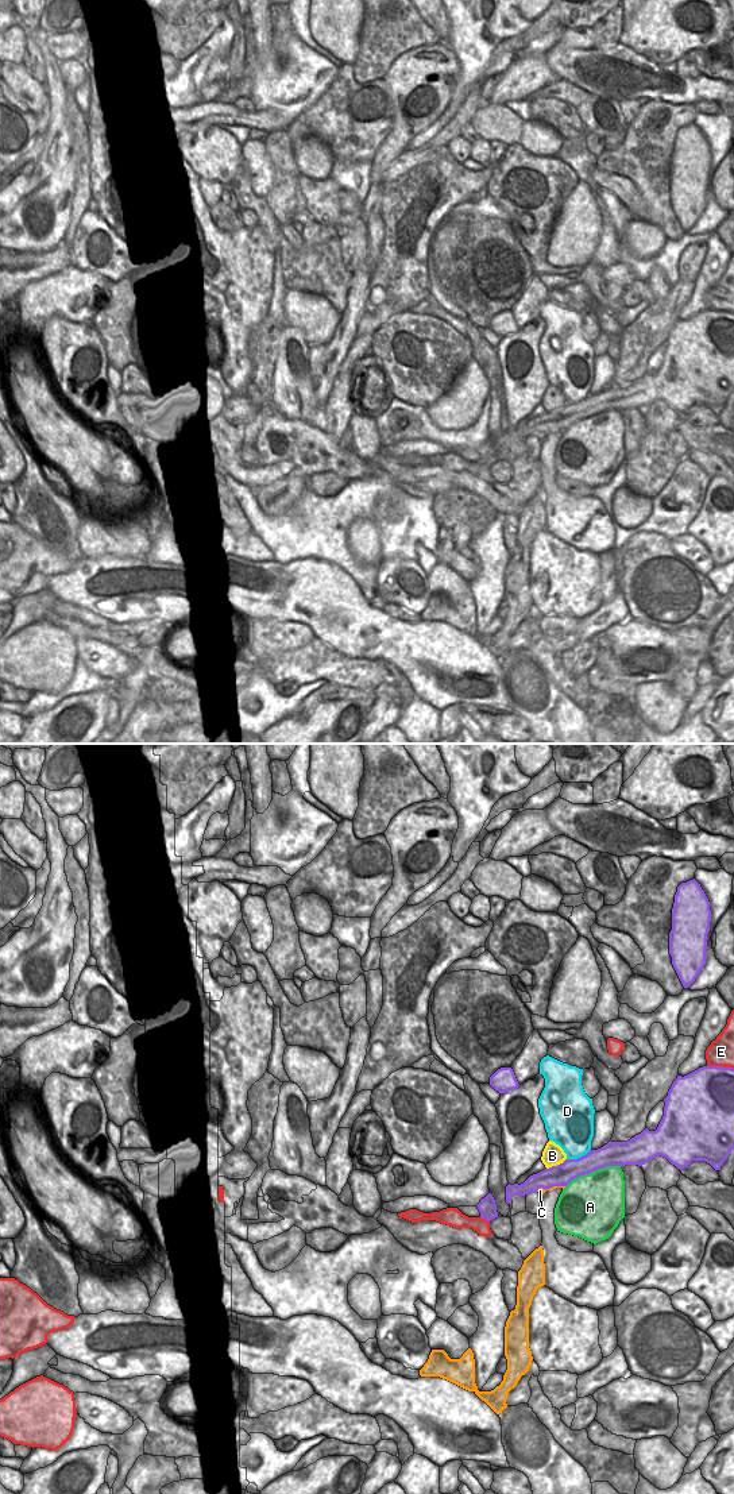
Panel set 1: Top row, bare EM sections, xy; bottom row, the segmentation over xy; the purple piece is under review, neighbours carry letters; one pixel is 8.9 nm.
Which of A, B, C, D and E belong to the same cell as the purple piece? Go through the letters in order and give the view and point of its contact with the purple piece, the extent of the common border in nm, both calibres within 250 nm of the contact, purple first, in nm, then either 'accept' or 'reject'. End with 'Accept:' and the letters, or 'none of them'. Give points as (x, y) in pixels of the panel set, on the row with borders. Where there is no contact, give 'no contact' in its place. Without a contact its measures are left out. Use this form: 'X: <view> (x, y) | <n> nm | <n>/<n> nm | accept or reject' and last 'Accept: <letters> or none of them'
A: xy (593, 1170) | 550 nm | 220/460 nm | reject
B: xy (557, 1165) | 200 nm | 190/190 nm | reject
C: xy (549, 1188) | 260 nm | 190/50 nm | reject
D: xy (578, 1158) | 240 nm | 190/360 nm | reject
E: xy (721, 1066) | 240 nm | 440/240 nm | reject
Accept: none of them

